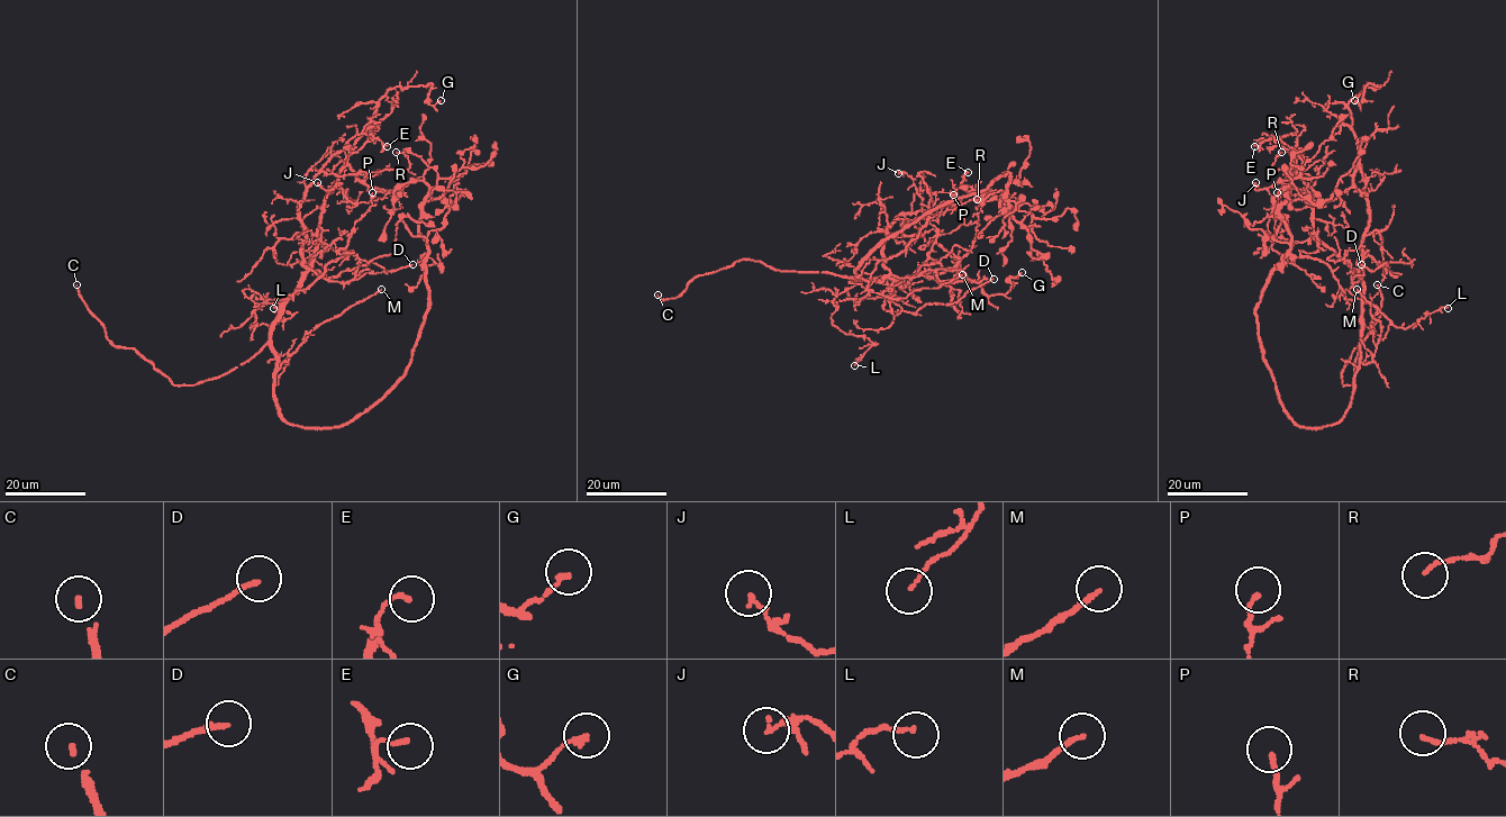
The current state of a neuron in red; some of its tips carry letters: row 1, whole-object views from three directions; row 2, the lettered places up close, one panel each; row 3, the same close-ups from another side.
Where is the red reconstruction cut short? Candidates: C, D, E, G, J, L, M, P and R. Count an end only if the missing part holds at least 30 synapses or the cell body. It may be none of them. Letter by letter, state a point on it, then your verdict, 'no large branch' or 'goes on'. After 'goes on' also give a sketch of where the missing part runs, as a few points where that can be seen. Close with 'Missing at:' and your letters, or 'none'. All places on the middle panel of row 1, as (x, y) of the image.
C: place (658, 294); goes on; course (658, 294), (652, 284), (633, 271)
D: place (994, 279); no large branch
E: place (968, 172); no large branch
G: place (1022, 272); no large branch
J: place (898, 173); no large branch
L: place (854, 365); no large branch
M: place (962, 274); no large branch
P: place (953, 194); no large branch
R: place (977, 199); no large branch
Missing at: C

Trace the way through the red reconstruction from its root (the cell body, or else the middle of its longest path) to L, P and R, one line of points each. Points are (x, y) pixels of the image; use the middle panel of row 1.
L: (874, 251), (855, 270), (852, 279), (860, 280), (835, 298), (832, 316), (842, 332), (872, 343), (854, 365)
P: (874, 251), (852, 279), (868, 279), (880, 261), (897, 255), (917, 236), (928, 217), (927, 189), (953, 194)
R: (874, 251), (852, 279), (878, 281), (889, 273), (880, 229), (899, 216), (923, 218), (991, 190), (977, 199)

